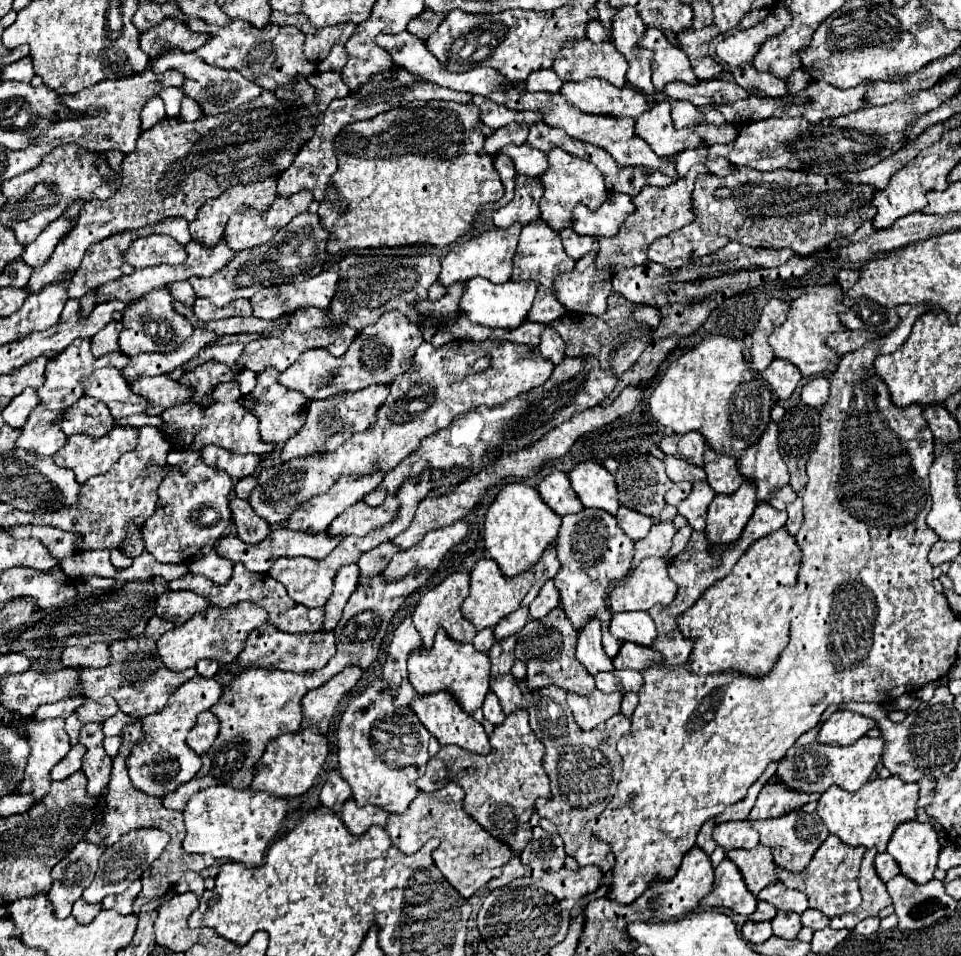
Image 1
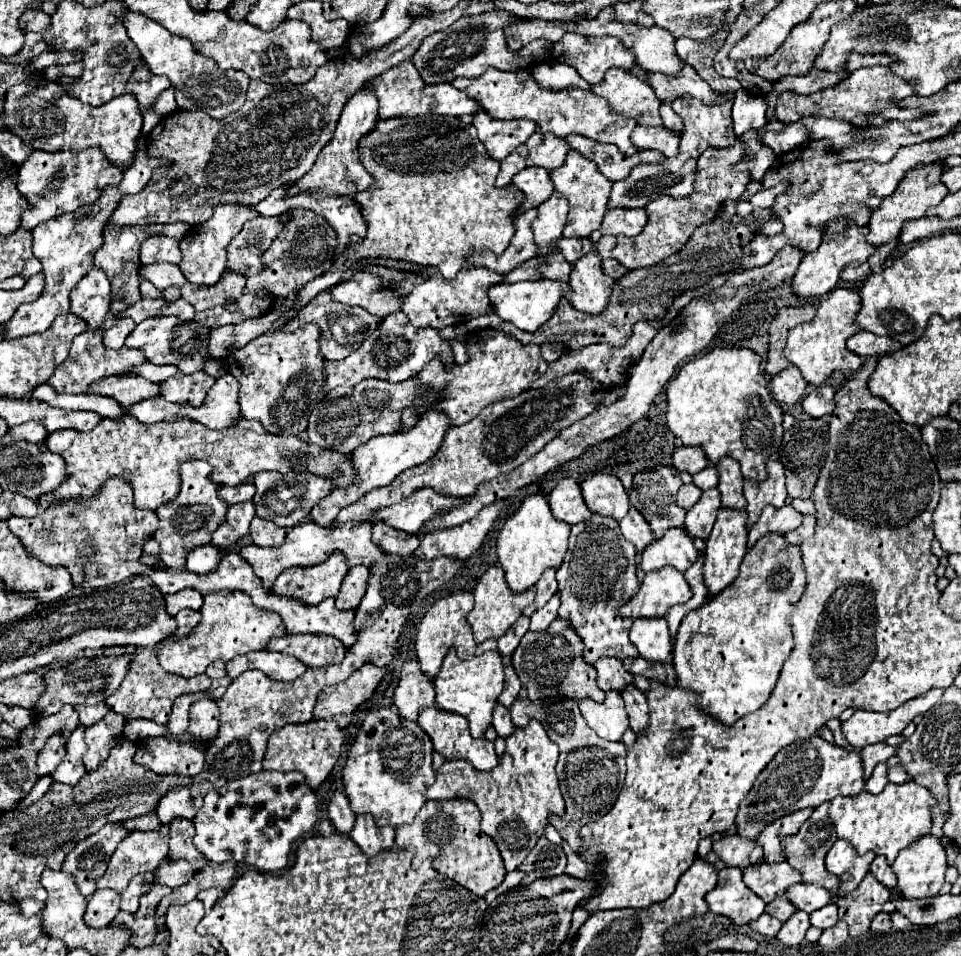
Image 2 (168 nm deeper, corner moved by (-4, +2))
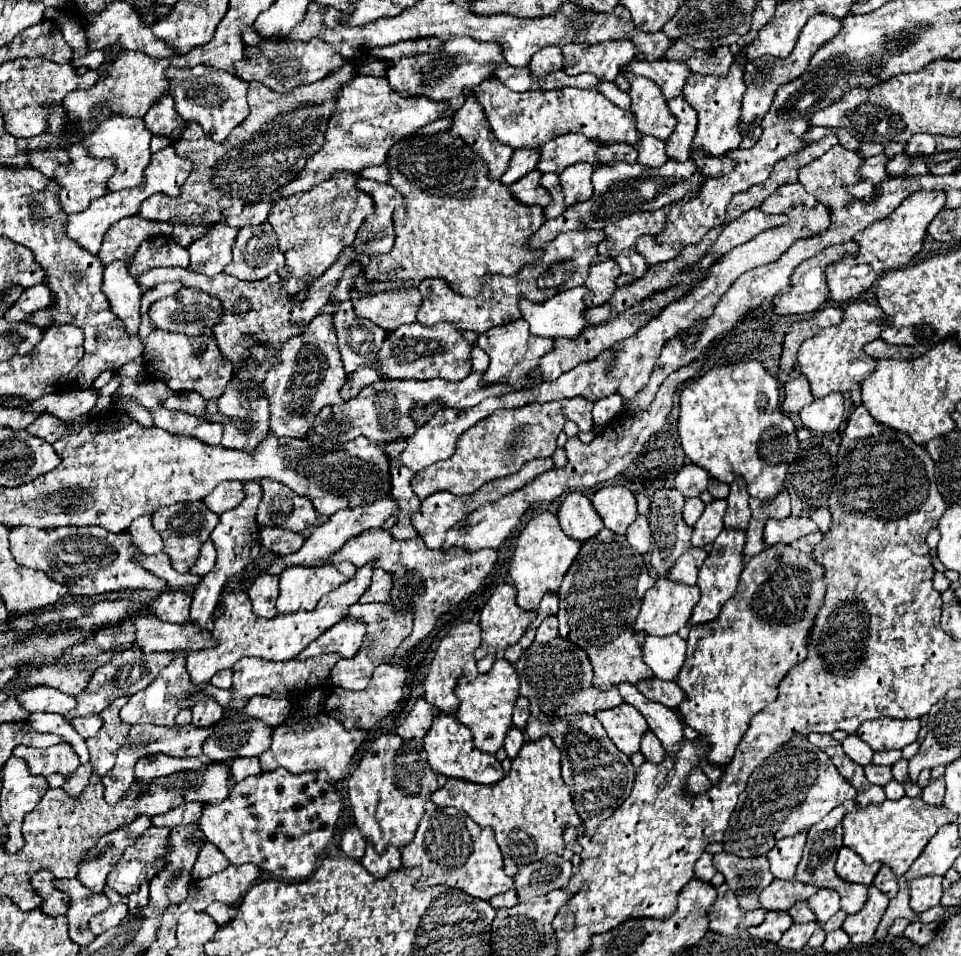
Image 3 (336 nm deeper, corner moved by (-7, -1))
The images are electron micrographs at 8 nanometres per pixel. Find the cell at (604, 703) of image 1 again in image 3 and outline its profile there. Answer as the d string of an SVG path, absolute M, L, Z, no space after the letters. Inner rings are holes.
M623 703L619 707L599 711L595 717L603 723L609 739L615 743L619 751L623 751L629 757L639 751L641 737L647 733L649 727L645 719L635 711L635 707Z

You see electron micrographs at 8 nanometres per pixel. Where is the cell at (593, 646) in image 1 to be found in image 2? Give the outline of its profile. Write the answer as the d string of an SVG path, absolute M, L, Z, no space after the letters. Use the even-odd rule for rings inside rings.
M602 658L594 662L596 674L598 674L598 686L608 692L608 690L618 690L622 684L632 684L632 674L622 666L622 662L614 658Z

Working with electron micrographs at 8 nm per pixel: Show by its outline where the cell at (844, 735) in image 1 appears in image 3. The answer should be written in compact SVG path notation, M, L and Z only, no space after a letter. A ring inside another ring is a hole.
M877 719L865 721L859 727L857 735L873 749L873 751L887 751L887 749L903 749L905 745L917 741L919 735L919 719Z

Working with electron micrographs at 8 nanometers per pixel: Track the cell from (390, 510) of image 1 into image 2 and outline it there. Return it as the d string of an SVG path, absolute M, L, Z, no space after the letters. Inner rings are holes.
M420 488L412 492L408 498L404 498L398 504L386 506L372 514L370 522L384 522L396 530L418 534L422 530L422 524L430 518L434 518L442 510L454 508L454 504L462 504L464 498L452 498L452 496L440 496L430 488Z

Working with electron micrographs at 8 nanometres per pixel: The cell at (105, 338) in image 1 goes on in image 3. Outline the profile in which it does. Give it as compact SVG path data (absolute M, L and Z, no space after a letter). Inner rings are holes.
M113 261L105 265L103 293L107 295L109 301L125 301L121 309L119 307L115 309L115 315L121 317L129 335L137 335L137 329L141 323L141 287L137 285L137 279L129 275L123 261Z

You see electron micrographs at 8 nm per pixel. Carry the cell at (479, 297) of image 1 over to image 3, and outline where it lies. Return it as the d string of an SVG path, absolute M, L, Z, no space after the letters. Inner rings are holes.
M575 287L557 293L545 303L521 301L523 319L531 325L531 333L539 337L567 337L577 339L587 329L585 301L583 295L587 287Z

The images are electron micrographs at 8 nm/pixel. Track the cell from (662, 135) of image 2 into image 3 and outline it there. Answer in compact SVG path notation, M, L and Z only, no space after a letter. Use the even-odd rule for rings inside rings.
M645 135L645 137L639 141L637 153L639 153L637 163L645 165L645 167L661 167L661 165L667 161L665 141L655 139L655 137L649 137L649 135Z

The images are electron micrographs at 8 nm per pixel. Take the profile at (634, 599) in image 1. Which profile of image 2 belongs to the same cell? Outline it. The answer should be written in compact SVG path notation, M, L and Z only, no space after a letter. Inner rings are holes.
M666 566L644 576L638 594L620 608L620 616L662 618L670 606L688 602L690 596L692 592L682 572Z

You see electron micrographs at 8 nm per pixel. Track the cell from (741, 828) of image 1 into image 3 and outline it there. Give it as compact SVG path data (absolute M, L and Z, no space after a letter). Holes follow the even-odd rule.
M717 853L713 857L713 867L723 873L729 889L737 895L739 905L743 909L757 909L757 893L759 889L767 887L775 877L769 871L767 857L753 857L741 859L737 855Z

